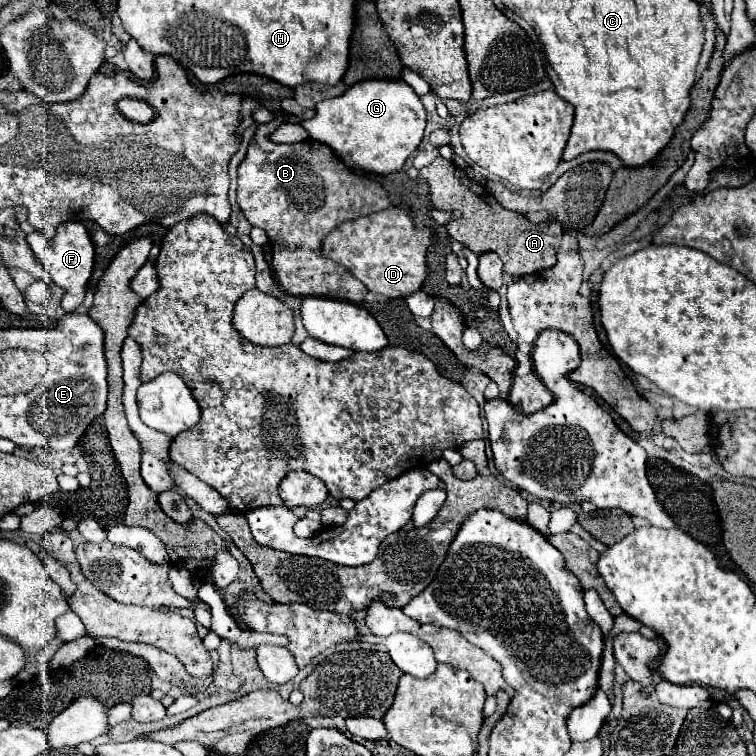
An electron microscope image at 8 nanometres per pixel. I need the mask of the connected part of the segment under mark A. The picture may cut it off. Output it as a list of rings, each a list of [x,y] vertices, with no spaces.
[[[436,157],[428,167],[422,167],[420,175],[430,187],[430,201],[436,209],[460,211],[460,219],[446,223],[446,231],[476,255],[496,251],[504,263],[504,273],[512,277],[524,277],[556,265],[556,251],[562,241],[562,225],[556,219],[532,223],[524,215],[504,209],[484,185],[472,183],[462,169],[456,169],[456,165],[444,157]]]

